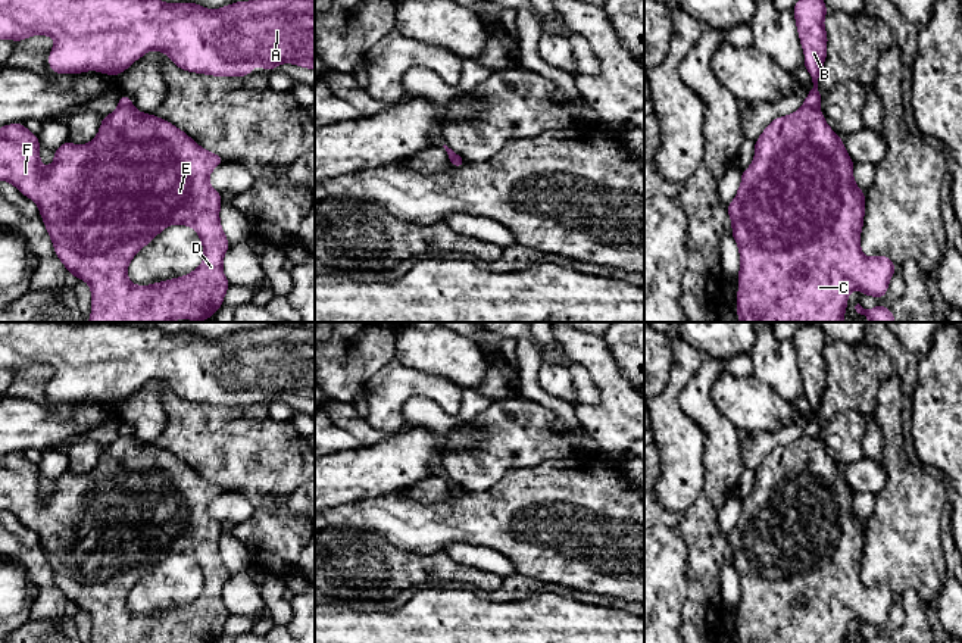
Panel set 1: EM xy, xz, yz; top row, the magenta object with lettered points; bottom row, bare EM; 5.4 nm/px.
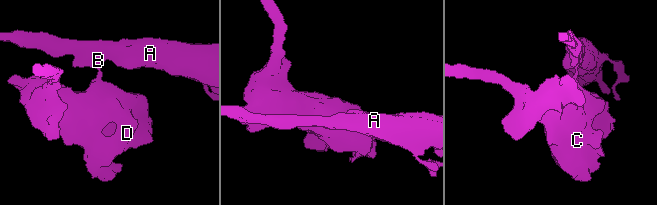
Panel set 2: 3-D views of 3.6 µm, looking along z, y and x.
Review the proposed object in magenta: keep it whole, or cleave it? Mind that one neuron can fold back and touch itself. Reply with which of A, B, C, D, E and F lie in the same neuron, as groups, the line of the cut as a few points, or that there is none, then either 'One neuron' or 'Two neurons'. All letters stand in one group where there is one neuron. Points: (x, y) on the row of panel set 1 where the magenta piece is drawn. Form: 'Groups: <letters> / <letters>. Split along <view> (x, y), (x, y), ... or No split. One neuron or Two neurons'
Groups: A B / C D E F. Split along xy (119, 105), (131, 106). Two neurons

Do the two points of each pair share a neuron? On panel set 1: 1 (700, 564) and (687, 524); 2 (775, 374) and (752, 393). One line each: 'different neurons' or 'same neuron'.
1: same neuron
2: different neurons

